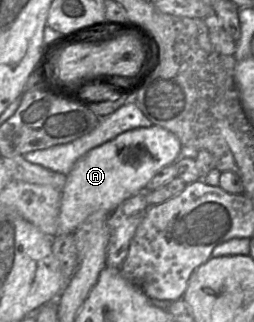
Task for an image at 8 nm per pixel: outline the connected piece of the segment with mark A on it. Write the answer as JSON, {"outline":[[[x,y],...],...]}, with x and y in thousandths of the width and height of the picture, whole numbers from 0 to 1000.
{"outline":[[[602,388],[496,407],[346,469],[299,500],[280,531],[260,543],[260,568],[240,590],[224,730],[283,727],[358,665],[386,655],[441,661],[520,606],[571,596],[571,578],[630,525],[685,509],[705,494],[713,460],[717,447],[689,416]]]}

